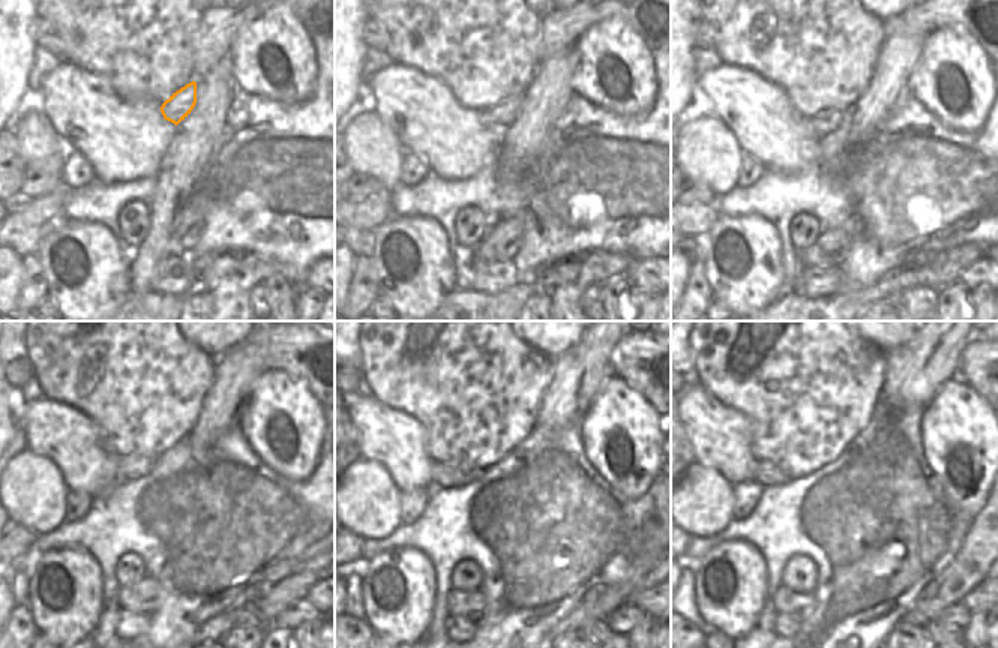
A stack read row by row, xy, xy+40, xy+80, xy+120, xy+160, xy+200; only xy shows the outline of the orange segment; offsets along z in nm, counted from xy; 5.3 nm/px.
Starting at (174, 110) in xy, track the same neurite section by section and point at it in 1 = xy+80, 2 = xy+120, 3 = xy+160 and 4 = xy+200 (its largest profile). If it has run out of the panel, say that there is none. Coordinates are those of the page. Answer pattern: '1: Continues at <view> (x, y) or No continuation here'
1: Continues at xy+80 (826, 122)
2: Continues at xy+120 (128, 468)
3: Continues at xy+160 (441, 476)
4: Continues at xy+200 (766, 473)

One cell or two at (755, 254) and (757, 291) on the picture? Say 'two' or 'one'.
one

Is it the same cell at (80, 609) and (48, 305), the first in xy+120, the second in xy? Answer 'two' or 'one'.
two

